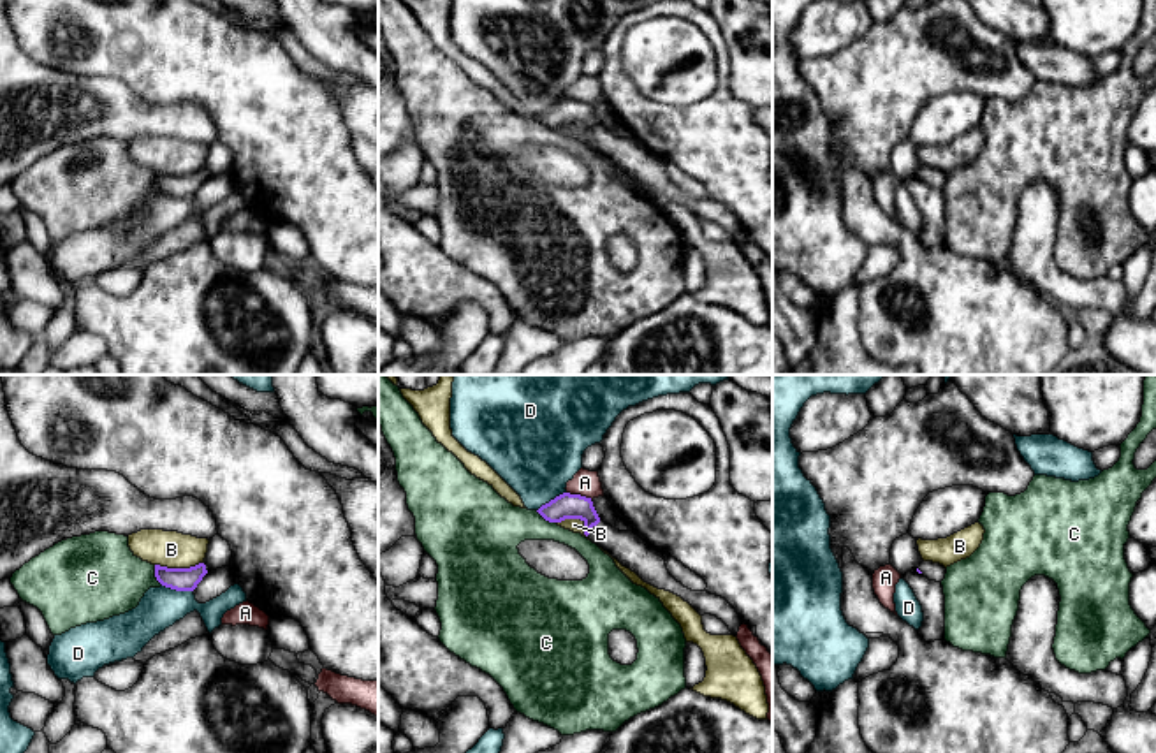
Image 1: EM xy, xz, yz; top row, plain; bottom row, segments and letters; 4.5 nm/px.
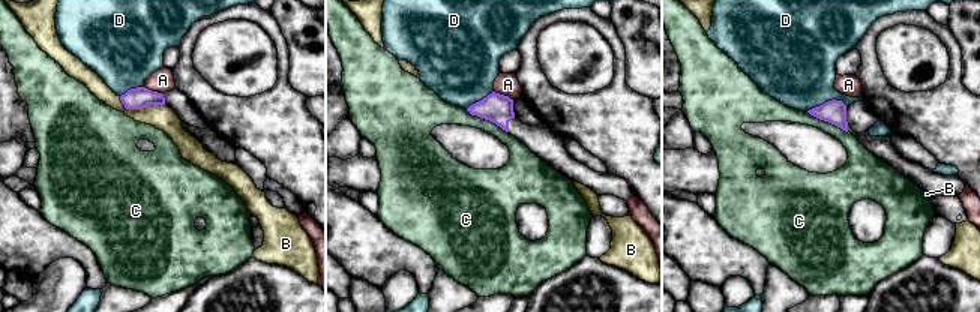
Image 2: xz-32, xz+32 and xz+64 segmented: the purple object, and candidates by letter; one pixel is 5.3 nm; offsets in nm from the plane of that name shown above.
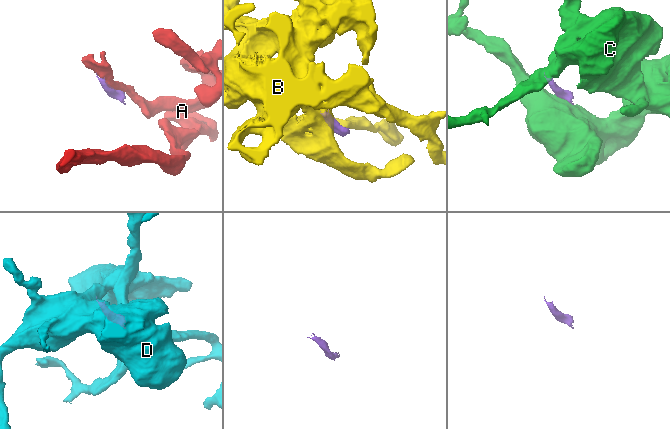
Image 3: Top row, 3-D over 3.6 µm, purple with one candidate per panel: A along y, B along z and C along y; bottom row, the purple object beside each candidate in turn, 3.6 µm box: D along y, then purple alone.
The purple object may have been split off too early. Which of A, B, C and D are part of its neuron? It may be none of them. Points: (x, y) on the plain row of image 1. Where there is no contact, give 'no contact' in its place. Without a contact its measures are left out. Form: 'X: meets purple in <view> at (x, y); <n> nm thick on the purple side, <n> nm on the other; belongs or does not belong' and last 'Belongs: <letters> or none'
A: meets purple in xz at (579, 101); 120 nm thick on the purple side, 120 nm on the other; does not belong
B: meets purple in xy at (178, 175); 110 nm thick on the purple side, 170 nm on the other; does not belong
C: meets purple in xy at (155, 182); 110 nm thick on the purple side, 360 nm on the other; does not belong
D: meets purple in xy at (178, 196); 110 nm thick on the purple side, 190 nm on the other; does not belong
Belongs: none

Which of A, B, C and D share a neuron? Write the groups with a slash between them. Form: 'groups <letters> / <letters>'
groups A / B / C / D

